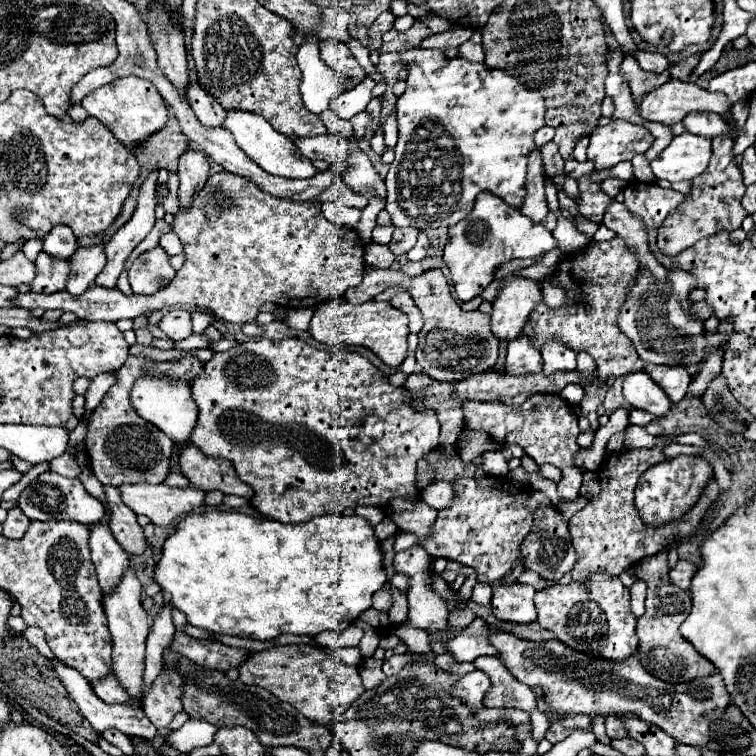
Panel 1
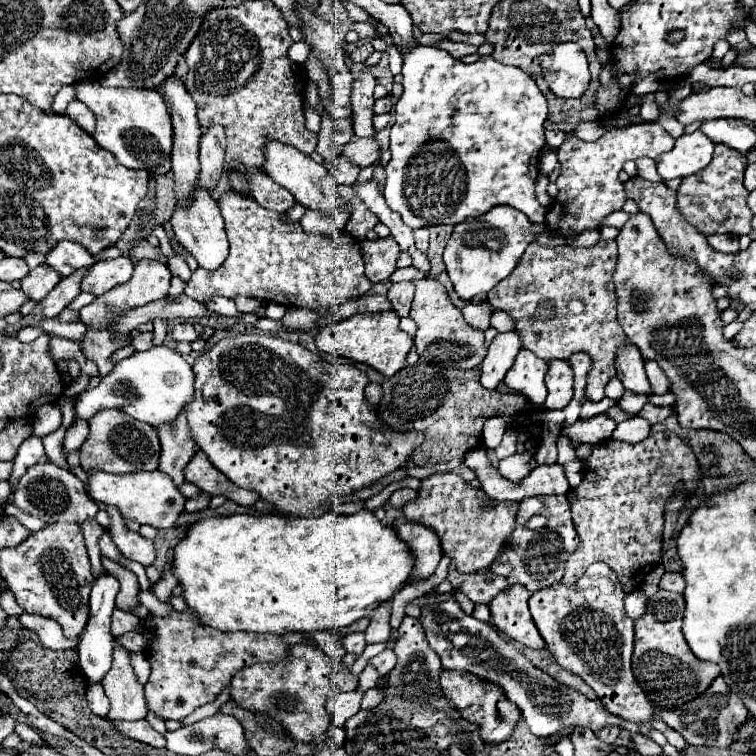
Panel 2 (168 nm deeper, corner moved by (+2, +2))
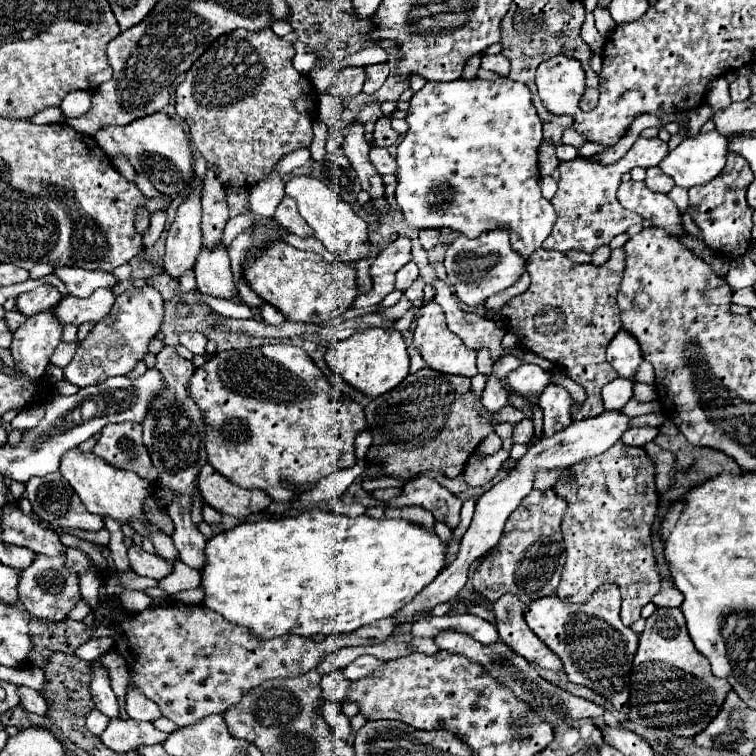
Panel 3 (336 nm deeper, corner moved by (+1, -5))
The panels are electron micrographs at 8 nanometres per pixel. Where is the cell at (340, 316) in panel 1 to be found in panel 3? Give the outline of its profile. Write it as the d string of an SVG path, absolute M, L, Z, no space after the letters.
M367 328L355 332L351 338L335 342L327 350L325 360L333 368L333 372L337 372L345 382L373 398L395 388L409 374L407 344L403 334L395 328Z

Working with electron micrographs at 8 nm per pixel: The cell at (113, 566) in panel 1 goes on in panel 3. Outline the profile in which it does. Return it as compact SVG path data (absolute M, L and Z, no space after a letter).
M99 658L89 662L89 666L91 666L91 696L93 696L95 706L101 712L107 712L109 718L119 716L119 704L117 704L117 698L111 690L109 668Z

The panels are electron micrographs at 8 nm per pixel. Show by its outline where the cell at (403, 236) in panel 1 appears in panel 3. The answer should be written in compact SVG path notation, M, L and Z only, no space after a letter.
M407 262L399 272L397 272L397 282L395 282L395 288L397 290L407 290L419 276L419 268L415 262Z

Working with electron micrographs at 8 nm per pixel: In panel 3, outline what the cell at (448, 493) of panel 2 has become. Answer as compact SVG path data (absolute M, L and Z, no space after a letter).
M427 476L409 480L403 486L403 494L391 500L389 506L395 506L395 508L421 506L429 510L435 516L435 520L447 524L449 528L457 528L459 524L459 498Z

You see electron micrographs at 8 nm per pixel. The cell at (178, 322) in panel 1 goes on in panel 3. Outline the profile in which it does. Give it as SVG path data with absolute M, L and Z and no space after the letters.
M183 332L181 334L181 344L191 350L193 354L205 354L205 344L207 344L207 338L199 332Z

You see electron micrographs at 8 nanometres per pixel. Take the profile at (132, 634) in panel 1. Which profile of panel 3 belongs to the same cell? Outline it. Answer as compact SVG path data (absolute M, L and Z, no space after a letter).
M113 718L99 738L107 748L115 752L129 752L137 750L139 744L165 742L169 734L159 732L151 722L141 722L133 718Z

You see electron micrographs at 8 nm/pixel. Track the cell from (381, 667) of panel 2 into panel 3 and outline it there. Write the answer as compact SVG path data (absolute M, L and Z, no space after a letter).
M359 656L355 658L349 666L343 668L343 676L349 680L361 680L365 676L369 676L375 670L381 670L387 662L375 658L375 656Z

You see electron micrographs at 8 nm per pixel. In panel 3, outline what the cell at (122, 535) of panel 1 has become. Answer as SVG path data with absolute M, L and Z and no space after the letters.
M133 544L129 550L129 564L131 568L139 574L139 576L149 576L149 578L155 578L155 580L161 580L165 576L169 576L173 572L173 564L155 556L155 554L149 554L145 552L141 546Z

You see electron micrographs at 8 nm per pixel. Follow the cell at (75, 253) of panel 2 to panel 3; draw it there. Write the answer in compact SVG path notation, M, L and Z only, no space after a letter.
M59 266L53 272L57 278L61 278L69 290L71 296L91 296L97 288L109 288L117 284L117 278L103 270L83 270L75 266Z

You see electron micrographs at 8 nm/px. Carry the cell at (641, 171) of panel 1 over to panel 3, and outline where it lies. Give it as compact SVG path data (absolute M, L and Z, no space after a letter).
M659 166L647 168L645 184L647 184L649 190L653 190L653 192L665 192L665 194L675 186L673 180L671 180L671 176L667 176Z

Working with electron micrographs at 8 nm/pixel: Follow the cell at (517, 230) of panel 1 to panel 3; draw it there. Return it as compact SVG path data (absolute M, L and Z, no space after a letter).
M495 228L483 232L477 238L467 238L459 234L445 252L445 270L457 298L467 306L479 306L489 296L513 286L525 272L525 260L519 252L511 248L507 230Z

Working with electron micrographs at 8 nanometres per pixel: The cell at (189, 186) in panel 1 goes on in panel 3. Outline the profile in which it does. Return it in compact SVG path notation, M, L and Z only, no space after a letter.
M223 242L215 244L213 248L201 246L193 272L197 278L197 288L203 294L211 294L211 296L225 298L225 300L229 300L233 296L233 292L235 292L233 272L231 272L229 254L227 254L227 248Z

